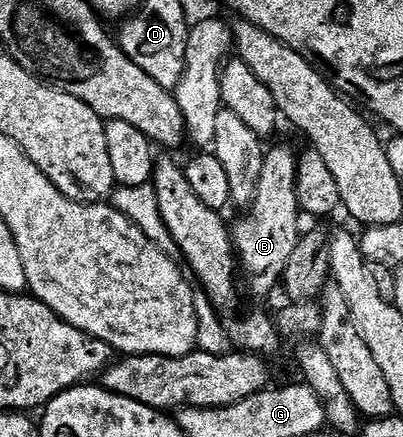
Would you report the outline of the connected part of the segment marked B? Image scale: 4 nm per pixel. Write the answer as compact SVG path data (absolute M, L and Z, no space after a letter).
M288 145L277 149L269 148L264 155L262 175L258 175L258 185L252 196L252 204L247 206L248 218L230 229L232 248L238 258L238 269L242 281L256 297L264 297L272 288L281 284L290 255L297 247L302 234L298 195L296 194L296 176L300 158L297 150Z

